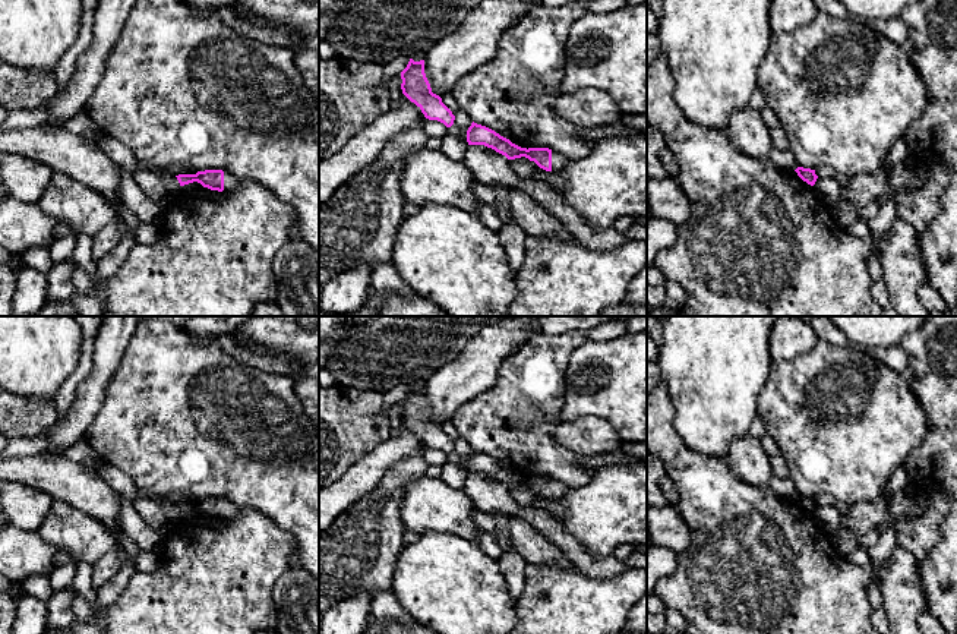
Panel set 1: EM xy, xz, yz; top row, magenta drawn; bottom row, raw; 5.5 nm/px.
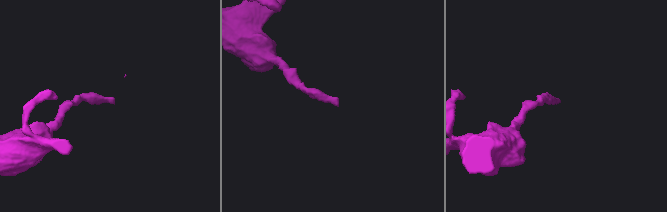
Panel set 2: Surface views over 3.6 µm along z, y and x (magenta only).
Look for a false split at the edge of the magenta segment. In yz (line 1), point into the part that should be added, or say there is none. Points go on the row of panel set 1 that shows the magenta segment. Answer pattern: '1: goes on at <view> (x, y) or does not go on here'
1: does not go on here

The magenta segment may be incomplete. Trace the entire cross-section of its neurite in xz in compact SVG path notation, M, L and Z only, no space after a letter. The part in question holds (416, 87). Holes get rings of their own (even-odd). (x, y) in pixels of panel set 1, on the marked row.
M410 59L407 67L401 72L402 94L414 102L426 119L438 120L446 127L454 124L455 116L442 102L442 98L432 92L430 83L424 73L424 60L414 61Z

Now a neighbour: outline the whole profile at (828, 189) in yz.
M818 177L815 184L815 190L822 198L822 201L834 209L834 206L840 201L841 186L833 177Z

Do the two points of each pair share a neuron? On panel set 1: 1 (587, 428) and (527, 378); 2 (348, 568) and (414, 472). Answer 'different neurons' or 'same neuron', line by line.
1: different neurons
2: same neuron

